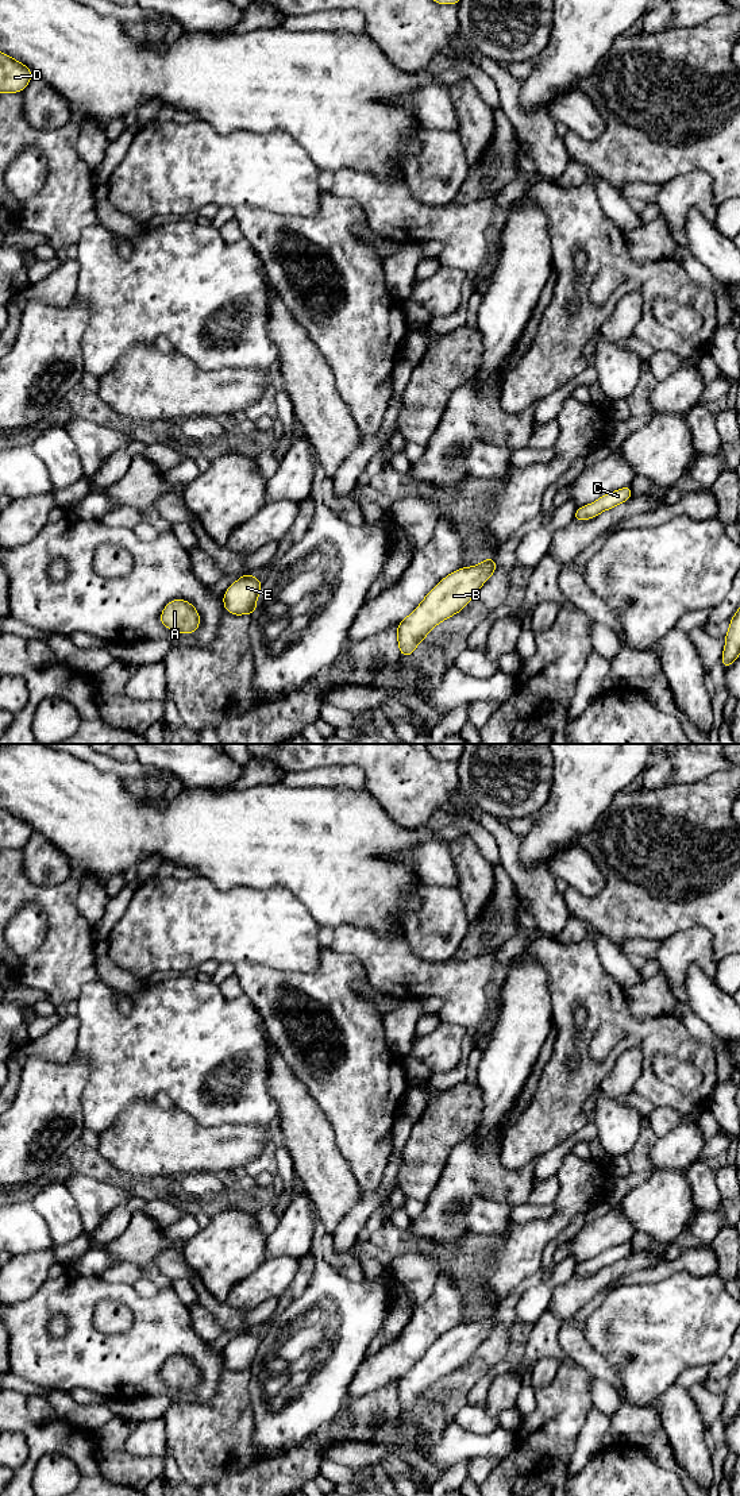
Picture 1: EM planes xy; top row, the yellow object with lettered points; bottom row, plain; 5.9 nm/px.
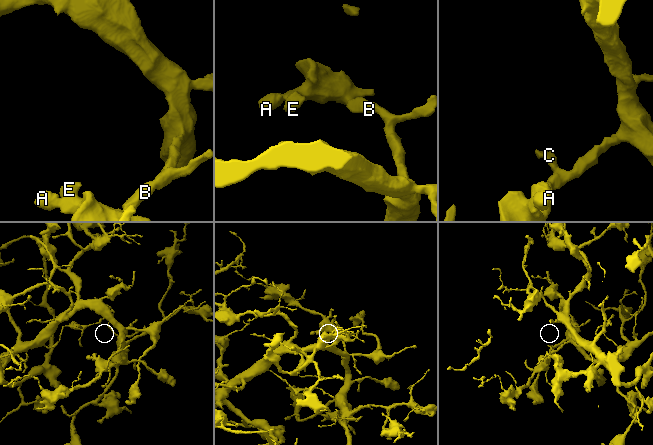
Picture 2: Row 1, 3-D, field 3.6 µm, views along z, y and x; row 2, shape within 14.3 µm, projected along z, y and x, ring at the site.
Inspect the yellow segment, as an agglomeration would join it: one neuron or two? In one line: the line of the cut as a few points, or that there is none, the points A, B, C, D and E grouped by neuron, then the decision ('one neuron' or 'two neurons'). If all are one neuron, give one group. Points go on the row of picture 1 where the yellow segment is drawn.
no cut; A B C D E; one neuron

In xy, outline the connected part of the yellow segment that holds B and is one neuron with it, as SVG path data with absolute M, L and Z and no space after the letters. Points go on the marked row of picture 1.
M490 556L481 564L458 568L443 578L397 625L400 653L412 656L416 647L439 622L465 609L496 570L497 564Z

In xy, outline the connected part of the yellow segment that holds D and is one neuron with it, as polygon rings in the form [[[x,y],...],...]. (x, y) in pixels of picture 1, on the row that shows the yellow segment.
[[[0,51],[0,95],[24,92],[32,77],[24,63]]]

